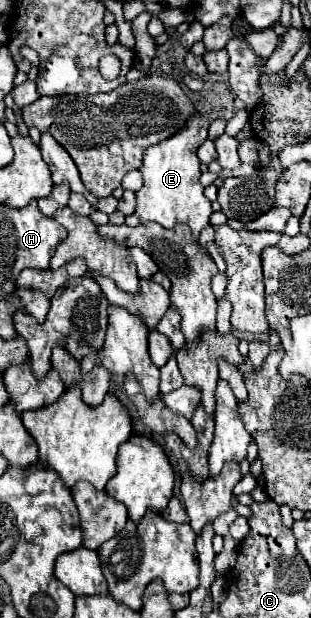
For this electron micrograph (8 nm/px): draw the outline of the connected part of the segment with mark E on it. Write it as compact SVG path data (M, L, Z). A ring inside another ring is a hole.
M194 113L186 125L172 135L170 139L160 141L158 145L152 145L146 149L140 165L142 175L142 189L136 193L136 213L140 217L140 223L160 223L162 227L174 227L178 223L186 223L192 229L194 239L198 239L200 231L208 225L208 219L212 215L212 205L204 197L204 187L200 183L200 159L196 155L196 149L208 139L208 117L202 113Z

